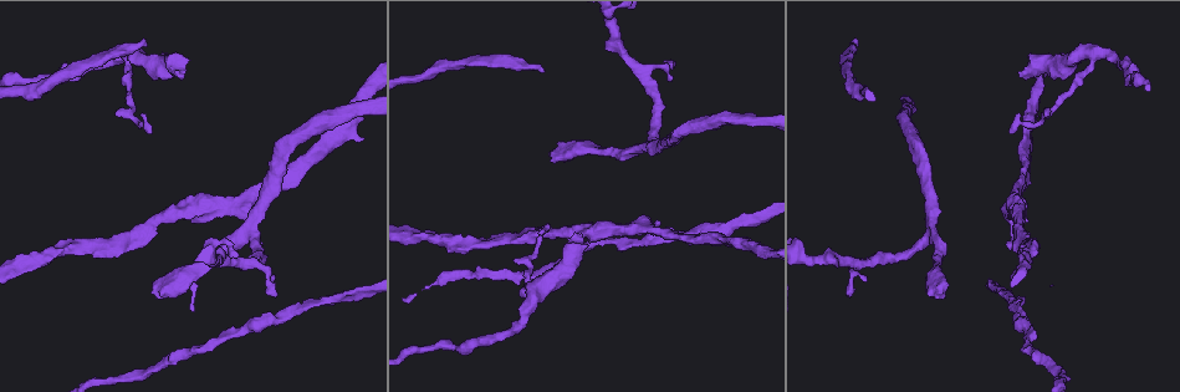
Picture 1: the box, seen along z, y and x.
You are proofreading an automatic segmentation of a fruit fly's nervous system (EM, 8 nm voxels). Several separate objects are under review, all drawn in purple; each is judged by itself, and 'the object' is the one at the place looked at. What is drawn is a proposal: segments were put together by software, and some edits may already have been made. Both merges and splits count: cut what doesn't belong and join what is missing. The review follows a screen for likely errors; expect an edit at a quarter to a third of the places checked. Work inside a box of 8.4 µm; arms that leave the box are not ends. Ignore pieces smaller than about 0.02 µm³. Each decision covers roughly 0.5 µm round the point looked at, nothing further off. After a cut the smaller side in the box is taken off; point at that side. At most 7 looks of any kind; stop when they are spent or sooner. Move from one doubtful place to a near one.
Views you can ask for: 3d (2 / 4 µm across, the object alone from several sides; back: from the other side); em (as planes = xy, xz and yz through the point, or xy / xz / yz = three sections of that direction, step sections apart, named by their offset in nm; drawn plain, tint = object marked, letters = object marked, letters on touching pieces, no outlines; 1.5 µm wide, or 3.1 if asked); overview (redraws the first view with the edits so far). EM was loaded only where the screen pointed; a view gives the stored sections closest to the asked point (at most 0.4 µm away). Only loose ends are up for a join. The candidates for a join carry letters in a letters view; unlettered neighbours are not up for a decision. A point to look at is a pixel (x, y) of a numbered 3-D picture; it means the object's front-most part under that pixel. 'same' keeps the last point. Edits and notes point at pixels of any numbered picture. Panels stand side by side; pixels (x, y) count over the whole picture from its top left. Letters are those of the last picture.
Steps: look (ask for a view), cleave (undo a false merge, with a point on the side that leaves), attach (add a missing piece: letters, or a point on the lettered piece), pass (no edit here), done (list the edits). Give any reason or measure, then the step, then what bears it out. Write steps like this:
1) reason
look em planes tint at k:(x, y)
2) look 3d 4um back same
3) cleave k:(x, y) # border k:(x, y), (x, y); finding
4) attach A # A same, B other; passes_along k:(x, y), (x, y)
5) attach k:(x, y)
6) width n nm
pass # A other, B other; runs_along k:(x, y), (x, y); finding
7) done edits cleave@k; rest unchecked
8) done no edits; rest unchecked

abrupt turn
look em xz step 8 tint at 1:(1093, 53)

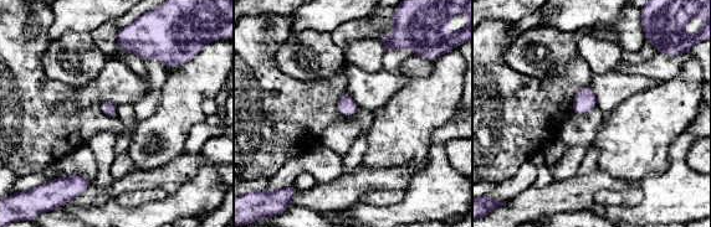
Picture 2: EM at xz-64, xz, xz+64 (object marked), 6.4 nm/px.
another direction
look em yz step 4 letters same

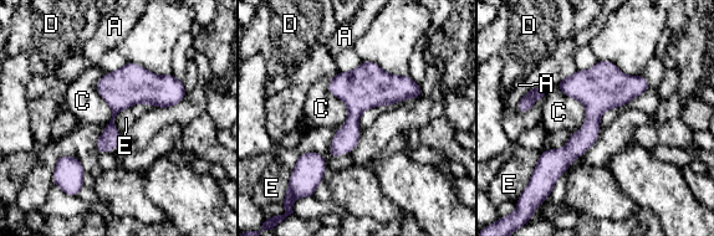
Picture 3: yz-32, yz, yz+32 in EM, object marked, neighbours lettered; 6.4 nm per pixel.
pass # A other, C other, D other, E other; border 3:(337, 71), (338, 129); one cell here

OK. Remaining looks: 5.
branch stops here
look 3d 4um at 1:(1019, 71)

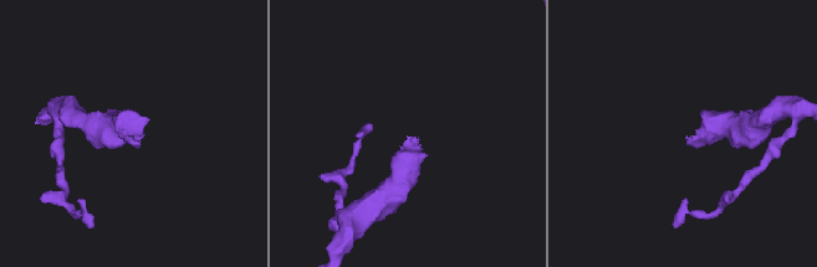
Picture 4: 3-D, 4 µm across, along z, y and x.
look em xy step 4 letters at 4:(127, 138)

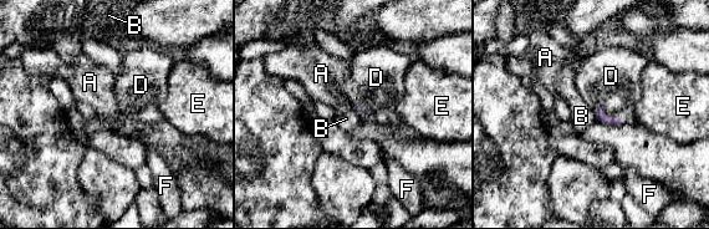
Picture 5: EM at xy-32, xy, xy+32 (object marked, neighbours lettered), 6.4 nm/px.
attach D # A other, B other, D same, E other, F other; passes_along 5:(602, 117), (610, 116), (611, 77); it goes on there

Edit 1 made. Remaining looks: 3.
look overview

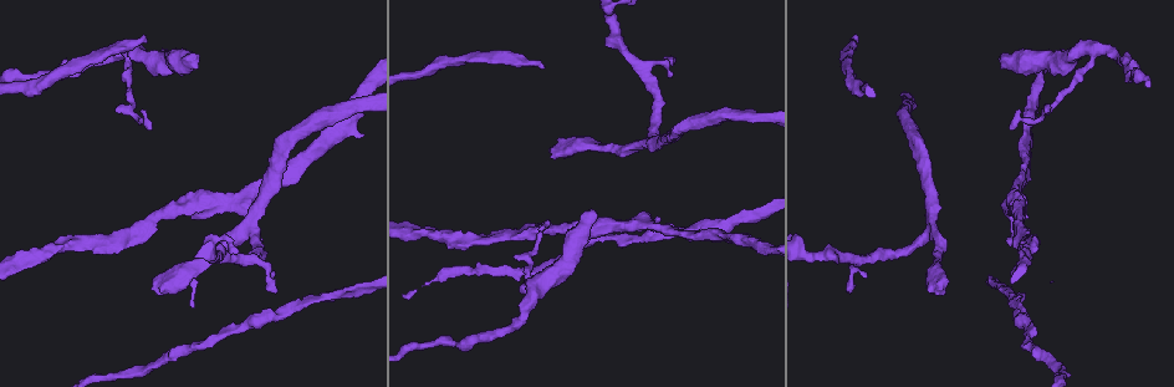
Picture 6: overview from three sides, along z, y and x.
thin end
look em xy step 4 letters at 6:(143, 35)

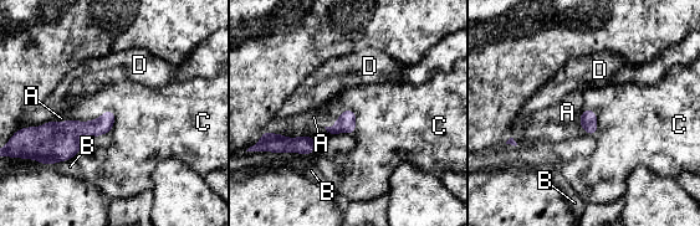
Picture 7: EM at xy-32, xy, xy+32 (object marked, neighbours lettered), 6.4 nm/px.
attach A # A same, B other, C other, D other; passes_along 7:(346, 123), (332, 126), (313, 117); it goes on there

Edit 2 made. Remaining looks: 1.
done edits attach@5, attach@7; rest unchecked

